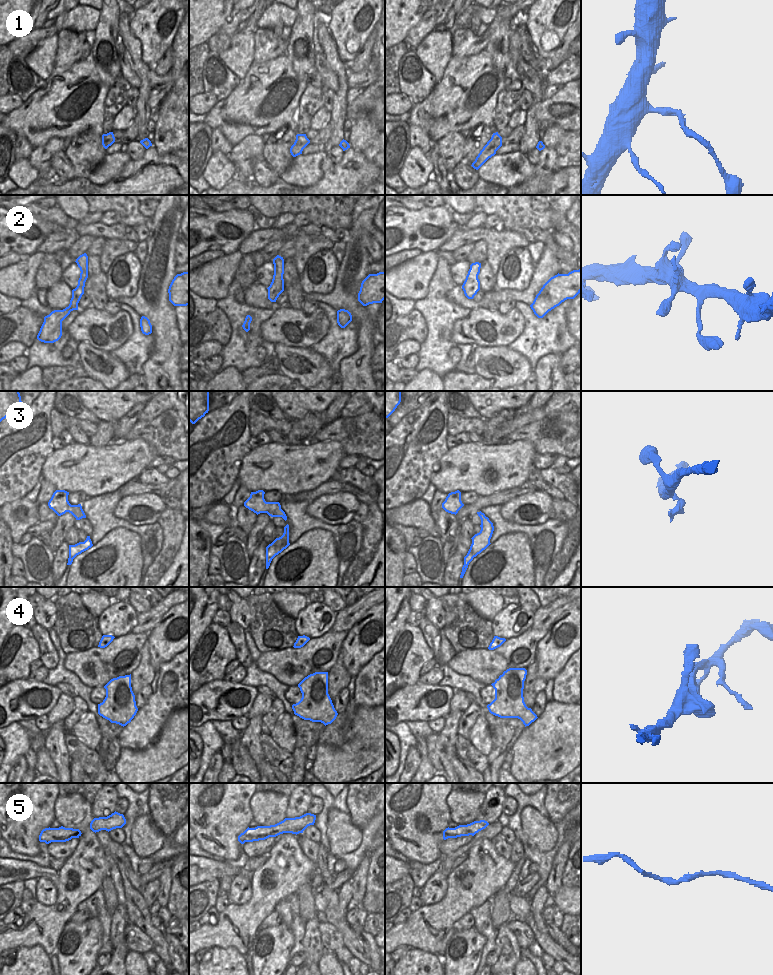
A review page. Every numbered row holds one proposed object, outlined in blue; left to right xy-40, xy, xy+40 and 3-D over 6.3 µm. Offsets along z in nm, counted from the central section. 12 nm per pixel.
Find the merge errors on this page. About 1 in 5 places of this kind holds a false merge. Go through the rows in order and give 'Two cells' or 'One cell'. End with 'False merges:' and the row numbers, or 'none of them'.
1: One cell
2: One cell
3: One cell
4: One cell
5: One cell
False merges: none of them

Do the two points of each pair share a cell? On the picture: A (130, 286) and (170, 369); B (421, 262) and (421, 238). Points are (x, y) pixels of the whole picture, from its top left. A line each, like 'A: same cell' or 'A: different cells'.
A: different cells
B: different cells

